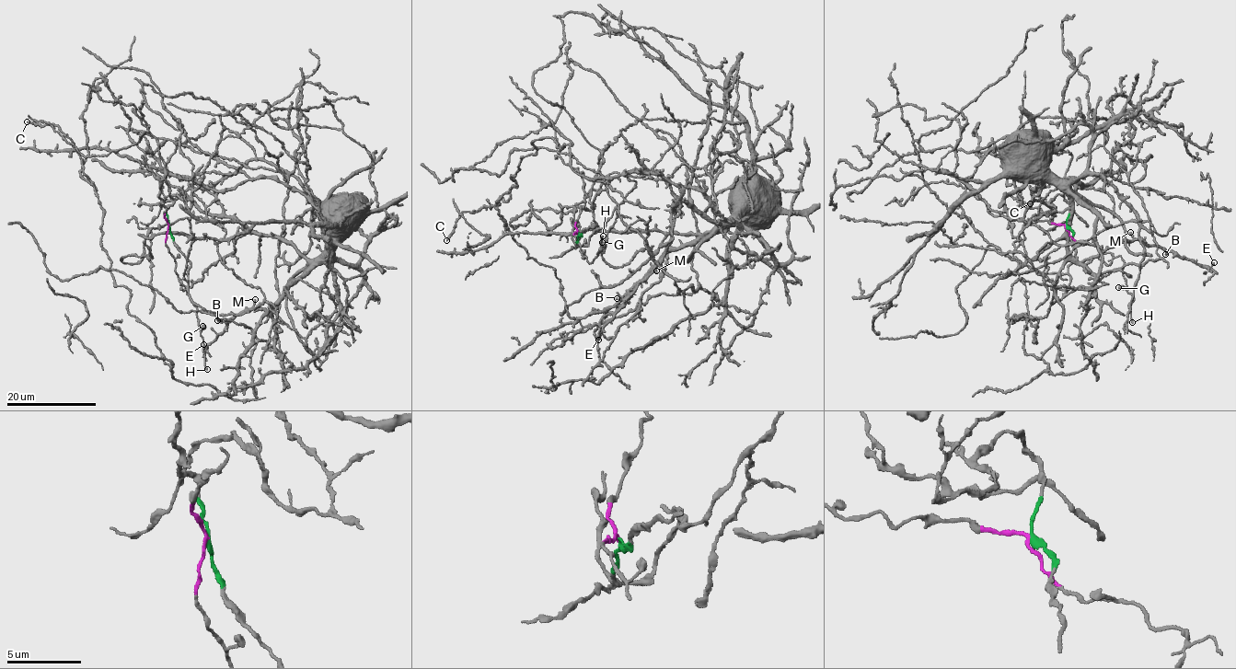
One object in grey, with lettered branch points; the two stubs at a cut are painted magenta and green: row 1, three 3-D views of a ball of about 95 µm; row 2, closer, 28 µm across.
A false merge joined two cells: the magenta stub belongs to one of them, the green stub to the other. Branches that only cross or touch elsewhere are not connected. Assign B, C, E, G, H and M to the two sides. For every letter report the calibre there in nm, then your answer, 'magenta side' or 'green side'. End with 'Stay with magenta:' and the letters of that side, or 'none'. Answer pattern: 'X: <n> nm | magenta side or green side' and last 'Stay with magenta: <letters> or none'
B: 260 nm | green side
C: 240 nm | green side
E: 300 nm | green side
G: 360 nm | magenta side
H: 200 nm | magenta side
M: 320 nm | green side
Stay with magenta: G, H

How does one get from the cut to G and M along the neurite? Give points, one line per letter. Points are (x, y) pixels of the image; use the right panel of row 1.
G: (1066, 226), (1076, 241), (1098, 246), (1103, 252), (1121, 257), (1126, 287), (1118, 288)
M: (1066, 225), (1063, 294), (1160, 257), (1091, 109), (1130, 140), (1076, 186), (1069, 251), (1130, 232)

